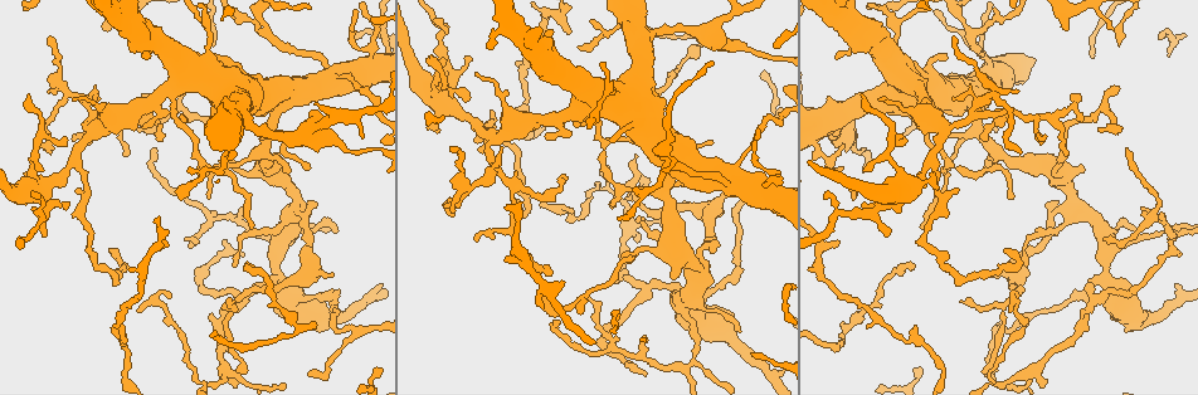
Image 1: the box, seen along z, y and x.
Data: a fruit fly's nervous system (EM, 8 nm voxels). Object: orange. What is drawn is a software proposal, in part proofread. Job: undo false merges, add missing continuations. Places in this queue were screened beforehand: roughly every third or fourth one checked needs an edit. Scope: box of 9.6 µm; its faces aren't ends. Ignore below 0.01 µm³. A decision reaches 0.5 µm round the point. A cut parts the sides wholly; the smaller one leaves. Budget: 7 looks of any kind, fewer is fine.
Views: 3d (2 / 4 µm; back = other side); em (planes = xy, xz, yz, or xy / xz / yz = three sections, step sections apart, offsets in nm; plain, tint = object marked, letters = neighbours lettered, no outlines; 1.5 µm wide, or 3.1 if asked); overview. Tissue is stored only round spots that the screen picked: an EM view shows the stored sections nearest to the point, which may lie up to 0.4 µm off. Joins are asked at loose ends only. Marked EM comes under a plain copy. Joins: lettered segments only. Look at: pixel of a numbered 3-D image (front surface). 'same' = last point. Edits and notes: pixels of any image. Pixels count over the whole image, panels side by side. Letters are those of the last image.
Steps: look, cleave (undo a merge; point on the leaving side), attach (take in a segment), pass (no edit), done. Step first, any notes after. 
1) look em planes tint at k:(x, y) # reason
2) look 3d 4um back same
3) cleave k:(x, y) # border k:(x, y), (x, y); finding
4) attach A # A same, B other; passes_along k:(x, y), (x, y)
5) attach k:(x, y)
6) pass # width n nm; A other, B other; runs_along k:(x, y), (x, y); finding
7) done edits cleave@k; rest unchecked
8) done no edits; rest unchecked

look em planes tint at 1:(825, 192) # thin end

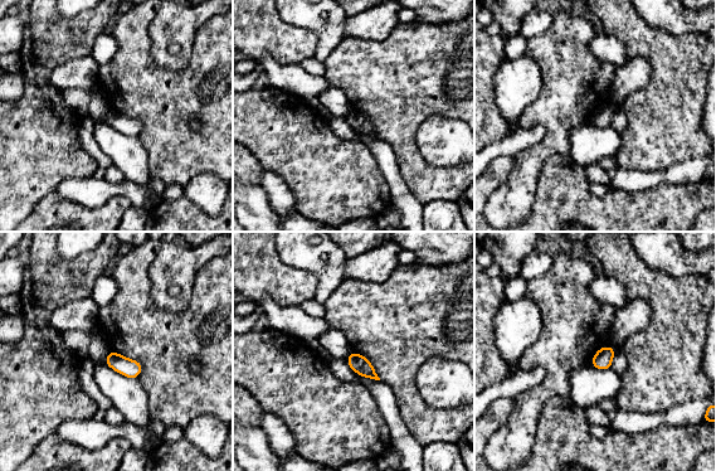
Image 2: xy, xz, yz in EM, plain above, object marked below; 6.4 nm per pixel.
look em planes letters same

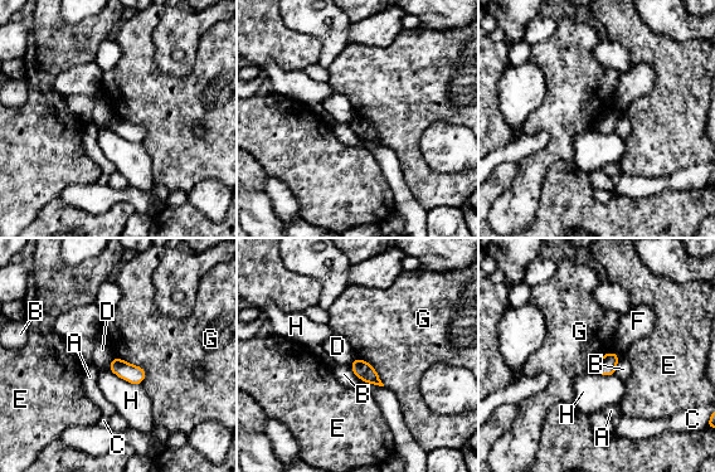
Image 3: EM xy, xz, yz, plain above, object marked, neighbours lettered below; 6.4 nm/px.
pass # width 110 nm; A other, B other, C other, D other, E other, F other, G other, H other; border 3:(115, 355), (144, 369), (141, 384); none of them fits

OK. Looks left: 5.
look em planes letters at 1:(920, 243) # abrupt turn

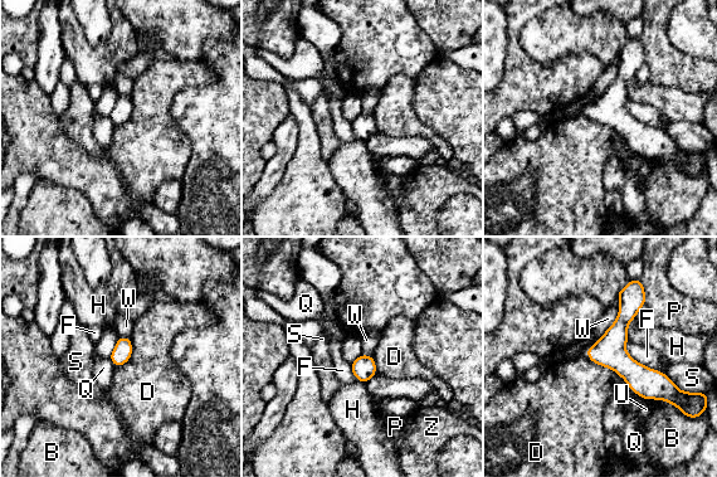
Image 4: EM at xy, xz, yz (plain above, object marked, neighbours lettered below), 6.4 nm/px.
pass # longest_contact F 320 nm; B other, D other, F other, H other, P other, Q other, S other, U other, W other, Z other; border 4:(131, 339), (131, 356), (116, 366); one neuron here

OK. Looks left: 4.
look em planes letters at 1:(355, 331) # abrupt turn

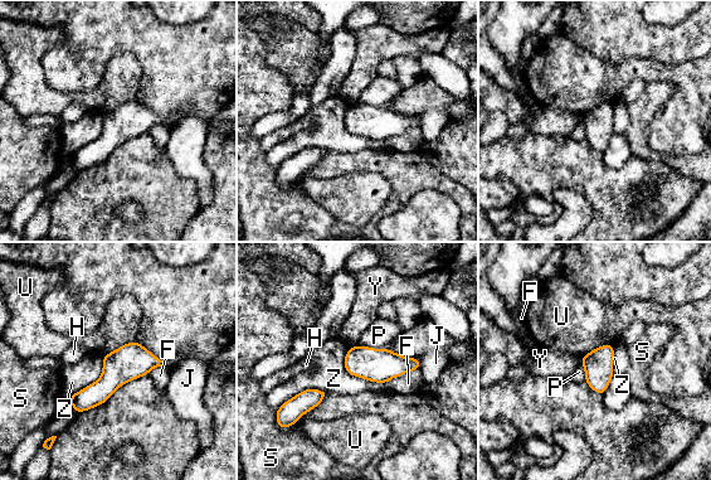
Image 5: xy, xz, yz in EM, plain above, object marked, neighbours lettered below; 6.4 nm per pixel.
pass # F other, H other, J other, P other, S other, U other, Y other, Z other; border 5:(103, 355), (102, 374), (71, 394); all the same neuron

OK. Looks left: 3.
done no edits; rest unchecked

